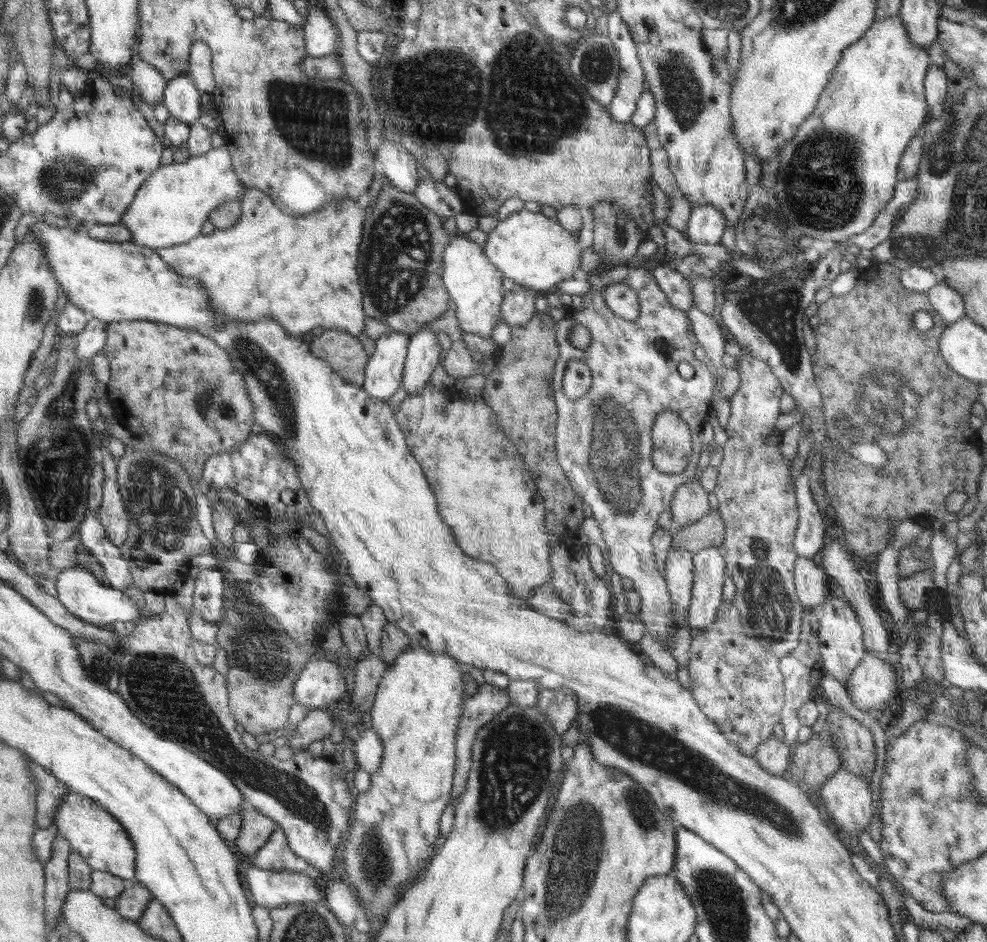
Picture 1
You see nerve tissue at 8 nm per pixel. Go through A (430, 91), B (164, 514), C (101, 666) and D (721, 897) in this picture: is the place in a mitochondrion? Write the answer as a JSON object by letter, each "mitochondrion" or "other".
{"A":"mitochondrion","B":"mitochondrion","C":"mitochondrion","D":"mitochondrion"}

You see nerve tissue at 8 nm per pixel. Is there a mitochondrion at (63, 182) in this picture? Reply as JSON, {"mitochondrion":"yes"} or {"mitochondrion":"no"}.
{"mitochondrion":"yes"}

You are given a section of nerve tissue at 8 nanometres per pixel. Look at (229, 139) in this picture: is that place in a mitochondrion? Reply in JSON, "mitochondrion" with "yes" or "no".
{"mitochondrion":"no"}

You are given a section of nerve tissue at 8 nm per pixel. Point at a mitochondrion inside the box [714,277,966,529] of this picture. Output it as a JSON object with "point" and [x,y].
{"point":[873,390]}

